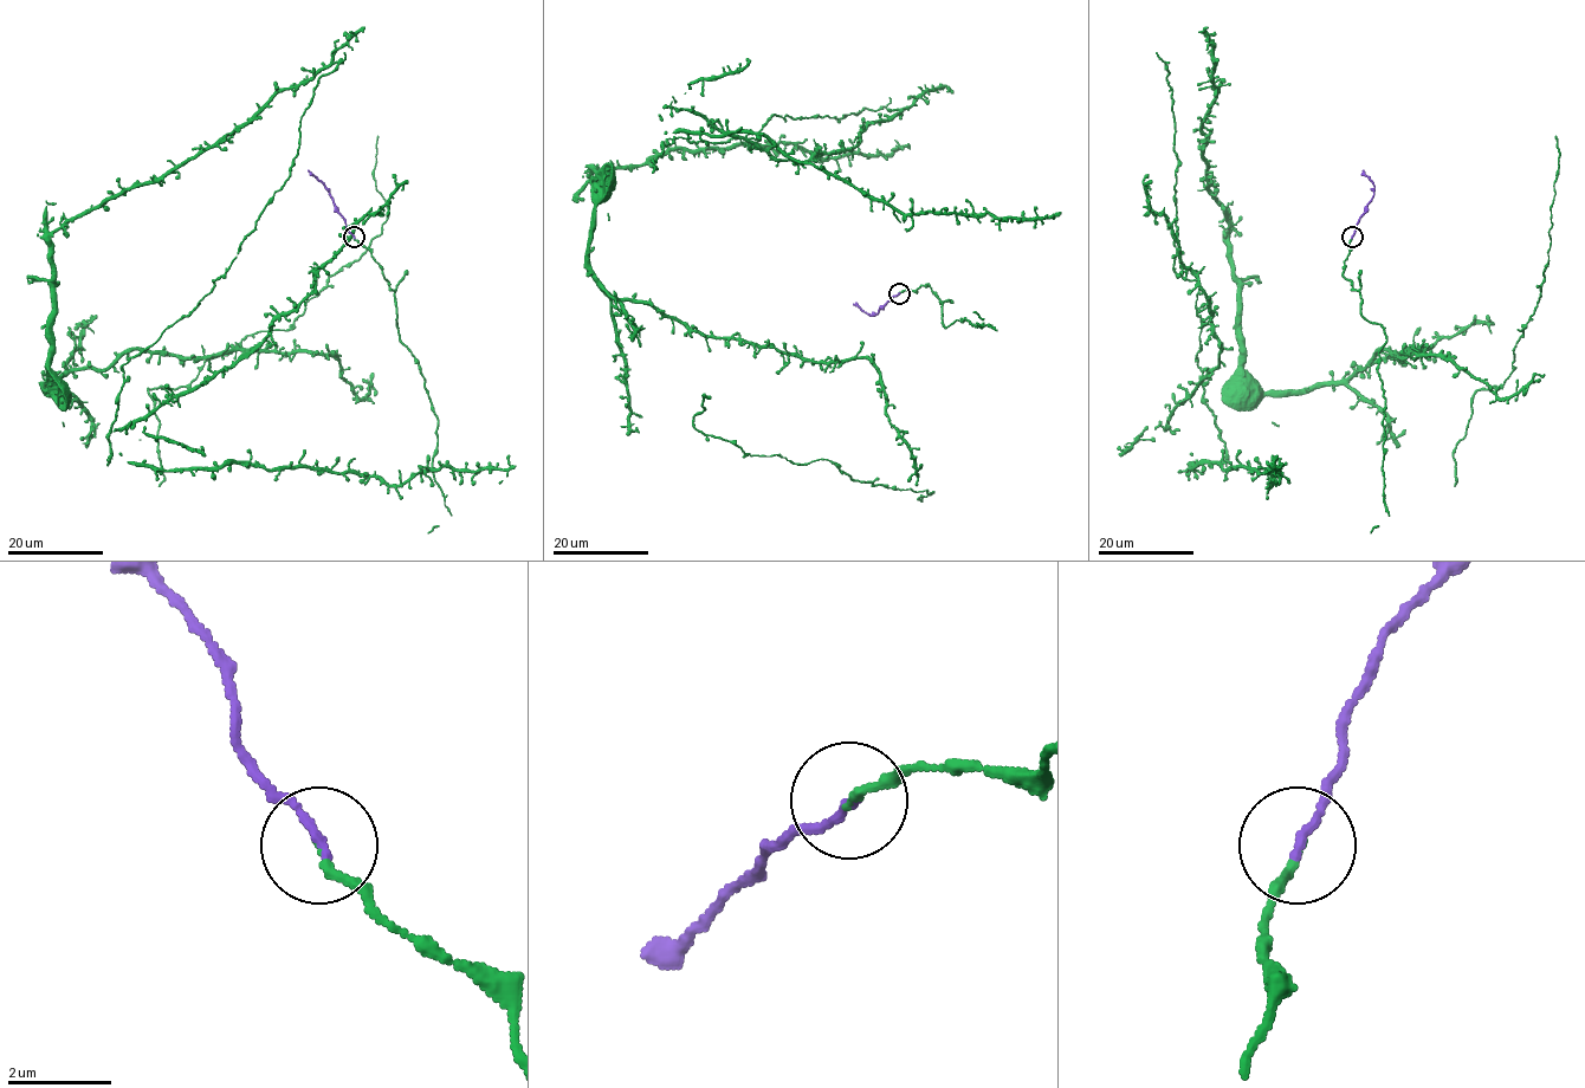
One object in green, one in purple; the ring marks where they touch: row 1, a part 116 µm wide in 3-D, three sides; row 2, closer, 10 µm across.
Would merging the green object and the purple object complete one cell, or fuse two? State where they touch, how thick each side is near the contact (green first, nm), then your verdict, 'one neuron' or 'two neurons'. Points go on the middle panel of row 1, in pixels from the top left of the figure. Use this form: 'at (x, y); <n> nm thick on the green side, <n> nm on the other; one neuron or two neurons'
at (899, 293); 150 nm thick on the green side, 170 nm on the other; one neuron

